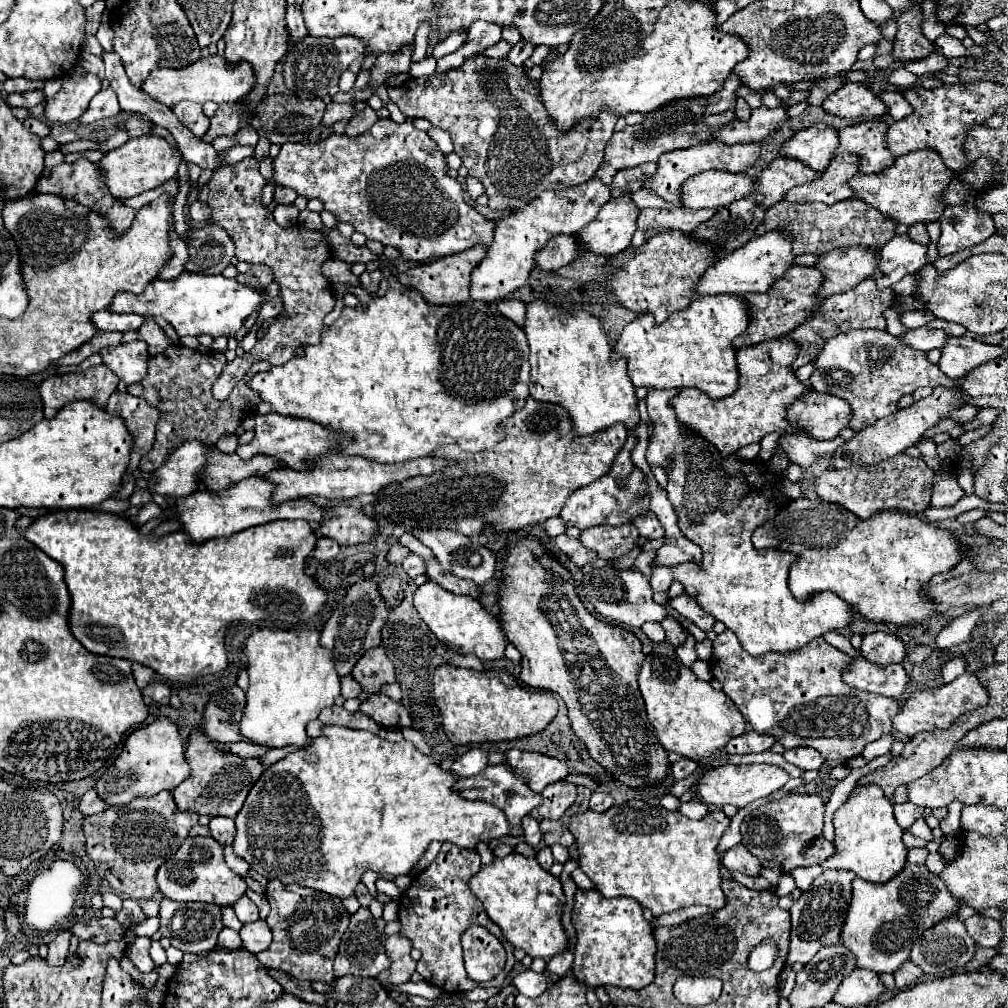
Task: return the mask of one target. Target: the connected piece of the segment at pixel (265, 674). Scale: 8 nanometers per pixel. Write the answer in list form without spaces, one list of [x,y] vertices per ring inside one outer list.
[[[258,629],[246,641],[250,685],[240,721],[240,735],[268,749],[296,745],[306,747],[308,721],[324,707],[332,707],[340,695],[340,679],[334,671],[332,653],[320,645],[318,631]]]

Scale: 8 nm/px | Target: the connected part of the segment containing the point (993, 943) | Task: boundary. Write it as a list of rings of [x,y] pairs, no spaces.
[[[972,915],[964,921],[968,935],[974,939],[980,947],[998,947],[1002,943],[1002,927],[1000,921],[984,917],[984,915]]]

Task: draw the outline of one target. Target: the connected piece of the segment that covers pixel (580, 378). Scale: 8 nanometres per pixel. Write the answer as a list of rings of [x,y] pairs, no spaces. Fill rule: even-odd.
[[[534,301],[528,305],[524,331],[530,345],[530,397],[564,407],[572,419],[572,431],[576,437],[594,435],[616,423],[622,423],[626,427],[628,441],[616,455],[614,465],[608,473],[610,477],[618,479],[618,483],[624,483],[626,475],[630,475],[630,471],[636,467],[630,459],[630,453],[638,443],[638,397],[634,385],[630,383],[630,377],[626,375],[626,361],[610,359],[612,347],[600,327],[600,321],[586,311],[568,313],[560,307]]]

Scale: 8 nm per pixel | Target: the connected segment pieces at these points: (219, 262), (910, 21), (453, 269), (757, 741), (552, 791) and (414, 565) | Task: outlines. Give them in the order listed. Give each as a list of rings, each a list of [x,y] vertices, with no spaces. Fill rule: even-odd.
[[[204,225],[200,229],[188,229],[188,261],[186,271],[202,275],[218,275],[234,257],[234,243],[230,235],[218,225]]]
[[[910,7],[898,15],[896,21],[898,33],[896,33],[894,51],[890,55],[876,55],[872,59],[876,69],[888,69],[896,61],[918,61],[934,51],[934,43],[930,43],[920,31],[920,21],[922,21],[920,7]]]
[[[472,247],[462,253],[446,255],[430,263],[422,263],[416,267],[410,267],[408,271],[398,275],[398,281],[406,287],[412,287],[420,291],[420,295],[426,299],[430,305],[454,305],[454,303],[464,303],[470,299],[470,273],[472,269],[484,259],[486,247]]]
[[[746,731],[740,737],[730,739],[730,743],[726,745],[726,753],[760,753],[770,749],[776,743],[776,739],[772,735],[764,735],[764,733],[756,733],[756,731]]]
[[[566,781],[552,783],[550,787],[542,791],[542,797],[544,797],[544,803],[538,809],[534,809],[530,815],[534,817],[538,815],[538,819],[558,819],[574,803],[576,785],[566,783]]]
[[[410,553],[410,555],[406,557],[406,561],[404,561],[404,571],[406,571],[412,579],[418,577],[418,575],[426,575],[424,569],[426,569],[424,559],[420,559],[420,557],[414,555],[414,553]]]

